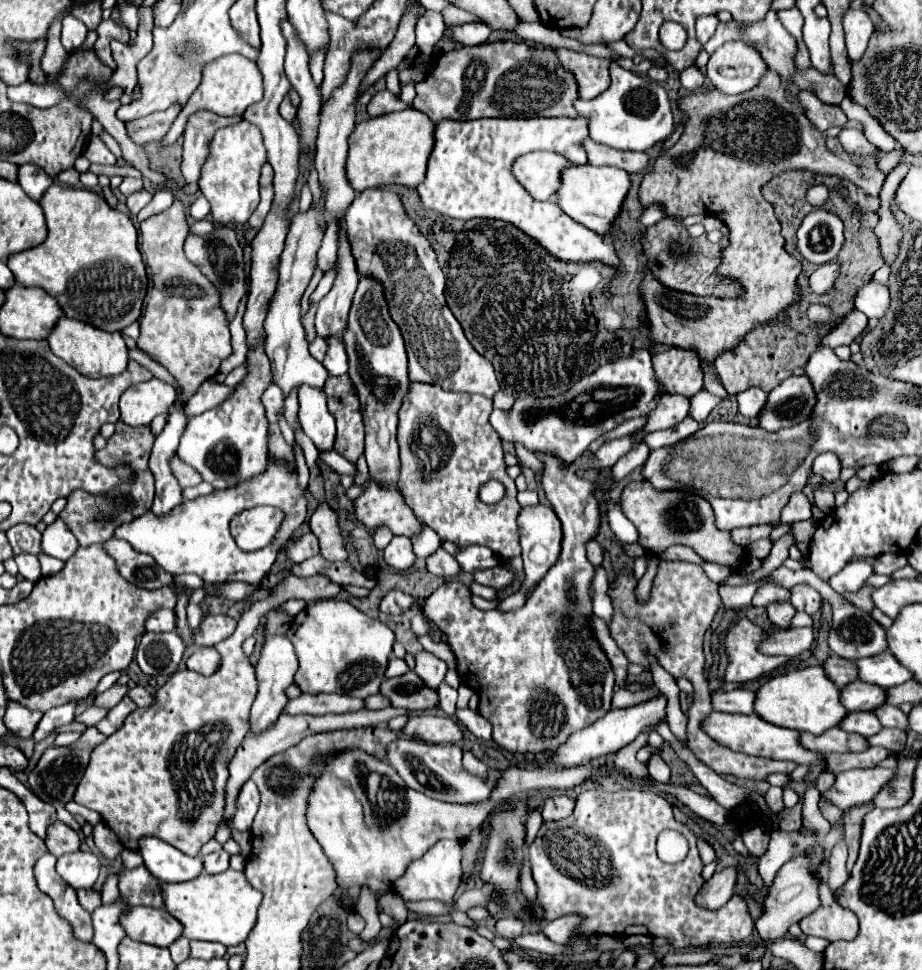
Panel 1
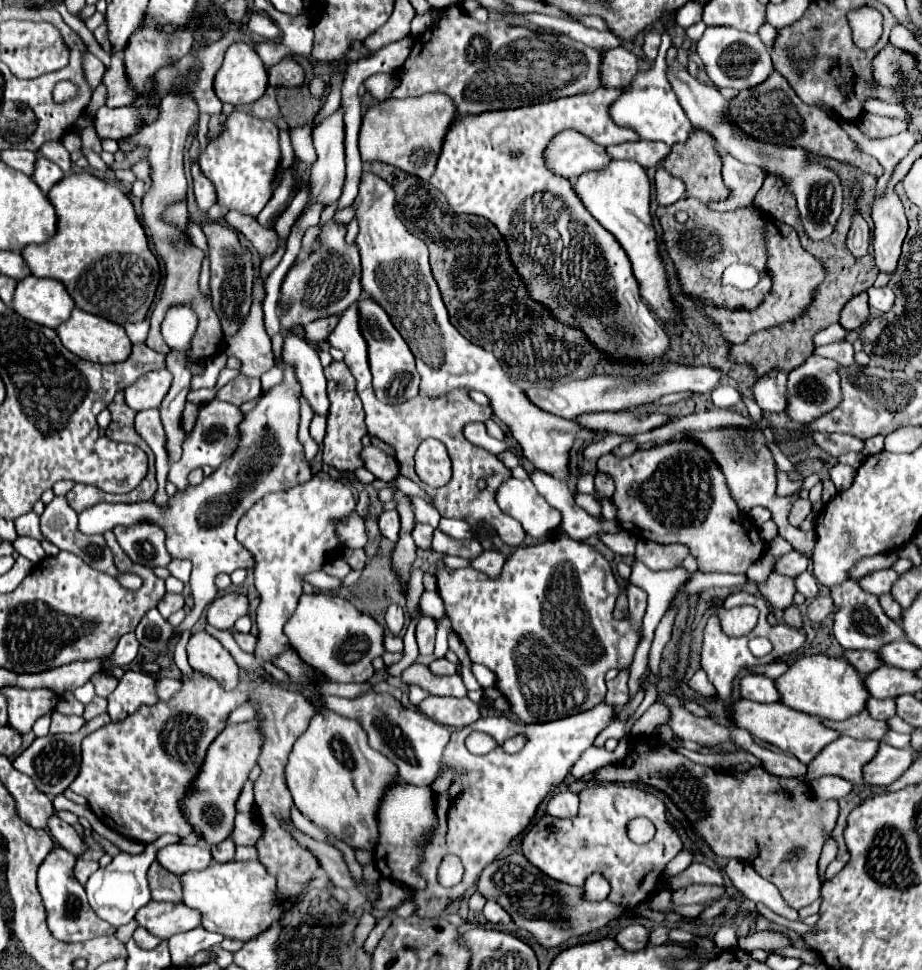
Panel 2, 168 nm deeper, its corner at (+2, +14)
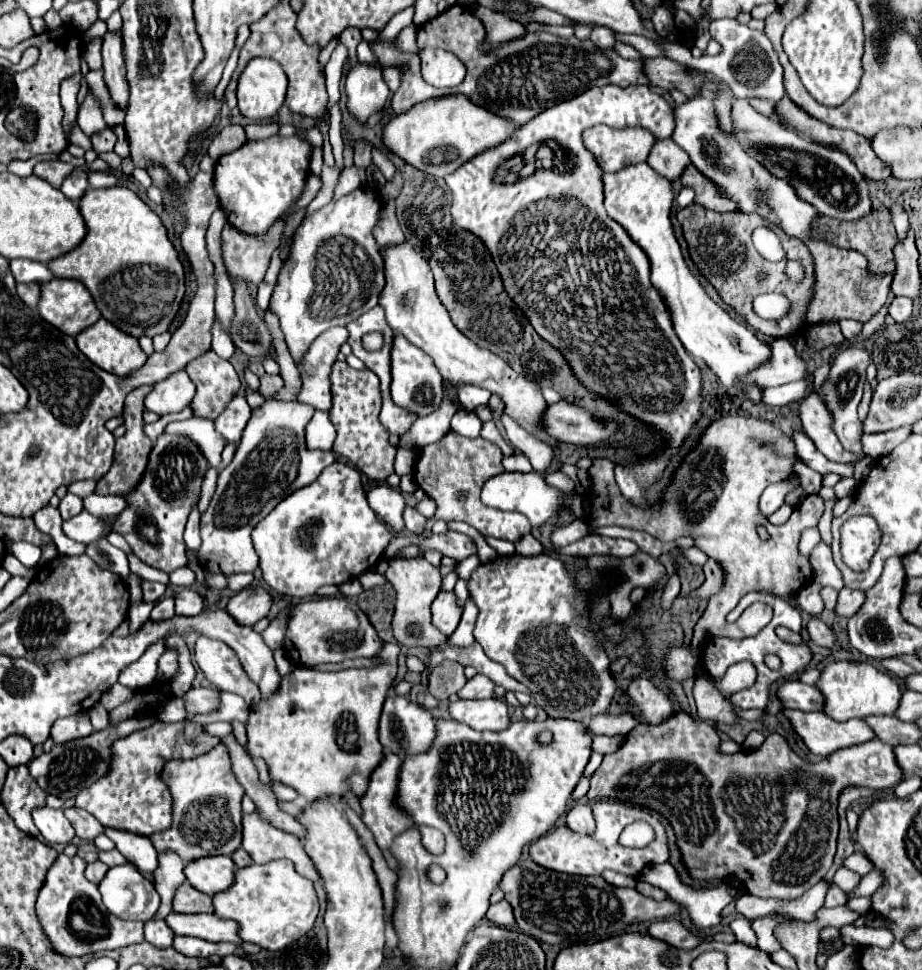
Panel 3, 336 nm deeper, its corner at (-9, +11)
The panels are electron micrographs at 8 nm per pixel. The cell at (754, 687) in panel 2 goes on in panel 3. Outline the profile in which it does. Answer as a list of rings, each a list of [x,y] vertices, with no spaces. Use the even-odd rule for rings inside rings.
[[[796,679],[784,681],[776,697],[780,699],[782,707],[786,709],[800,709],[800,711],[822,711],[822,695],[814,685],[804,685]]]

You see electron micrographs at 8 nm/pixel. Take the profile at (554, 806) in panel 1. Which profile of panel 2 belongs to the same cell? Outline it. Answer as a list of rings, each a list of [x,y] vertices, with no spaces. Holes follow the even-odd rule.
[[[559,792],[547,804],[547,812],[553,818],[575,818],[577,810],[579,810],[579,798],[573,792]]]

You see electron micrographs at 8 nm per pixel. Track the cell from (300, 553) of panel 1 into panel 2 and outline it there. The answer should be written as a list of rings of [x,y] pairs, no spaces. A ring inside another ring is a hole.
[[[315,472],[311,480],[287,488],[283,492],[271,492],[263,496],[237,526],[237,540],[253,554],[255,560],[255,588],[261,596],[257,608],[259,644],[257,658],[271,662],[277,654],[289,648],[283,634],[285,622],[297,608],[297,600],[303,594],[303,578],[321,570],[341,548],[335,534],[337,524],[355,512],[355,498],[351,490],[327,472]]]

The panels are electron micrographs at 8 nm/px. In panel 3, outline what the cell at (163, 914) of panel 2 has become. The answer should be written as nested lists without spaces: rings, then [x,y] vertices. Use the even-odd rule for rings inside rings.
[[[170,913],[166,919],[166,925],[176,933],[176,935],[190,935],[190,937],[200,937],[206,941],[232,941],[232,943],[242,943],[238,941],[234,921],[222,919],[214,913]]]

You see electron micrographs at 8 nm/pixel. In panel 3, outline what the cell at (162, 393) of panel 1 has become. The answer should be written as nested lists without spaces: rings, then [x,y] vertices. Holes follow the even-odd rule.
[[[176,371],[152,387],[152,391],[144,399],[144,406],[148,411],[166,415],[182,411],[192,401],[192,397],[194,397],[194,383],[190,381],[188,373]]]

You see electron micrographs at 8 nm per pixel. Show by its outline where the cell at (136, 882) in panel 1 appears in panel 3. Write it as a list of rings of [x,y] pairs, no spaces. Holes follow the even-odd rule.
[[[188,881],[182,883],[176,893],[174,893],[174,901],[172,901],[172,909],[176,913],[212,913],[212,905],[210,905],[212,897],[194,889]]]

